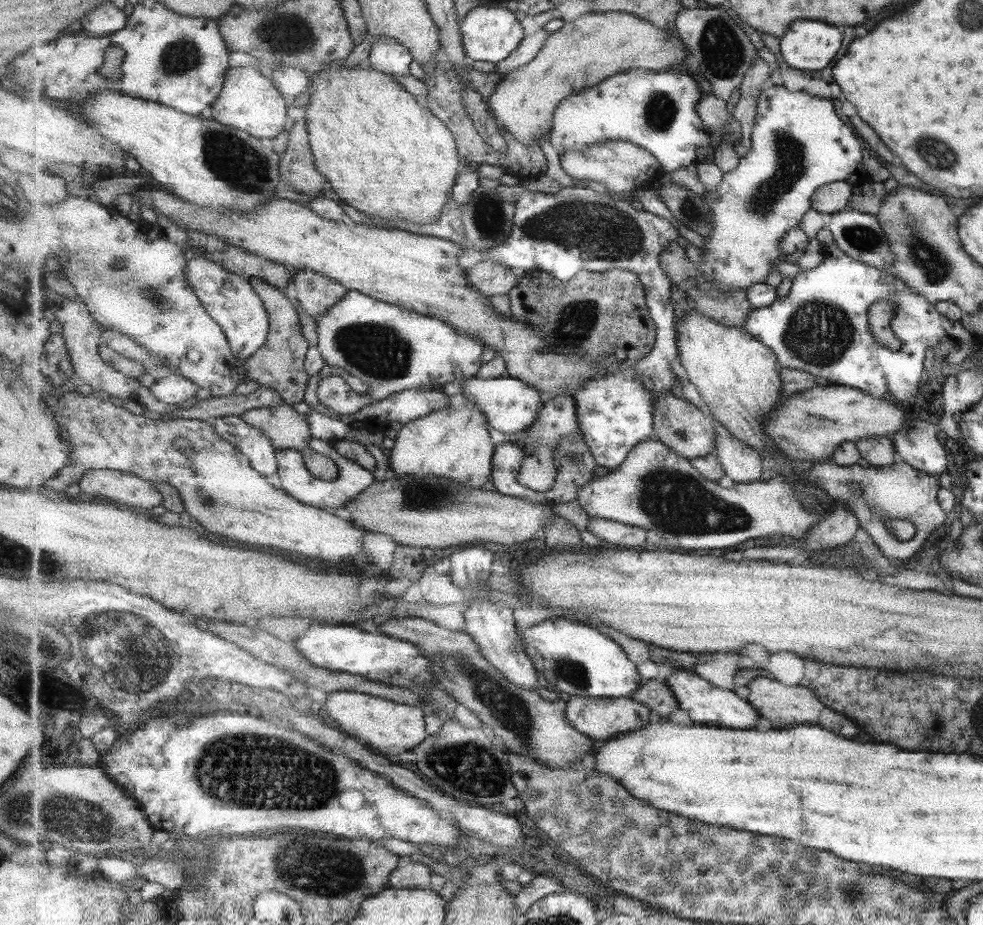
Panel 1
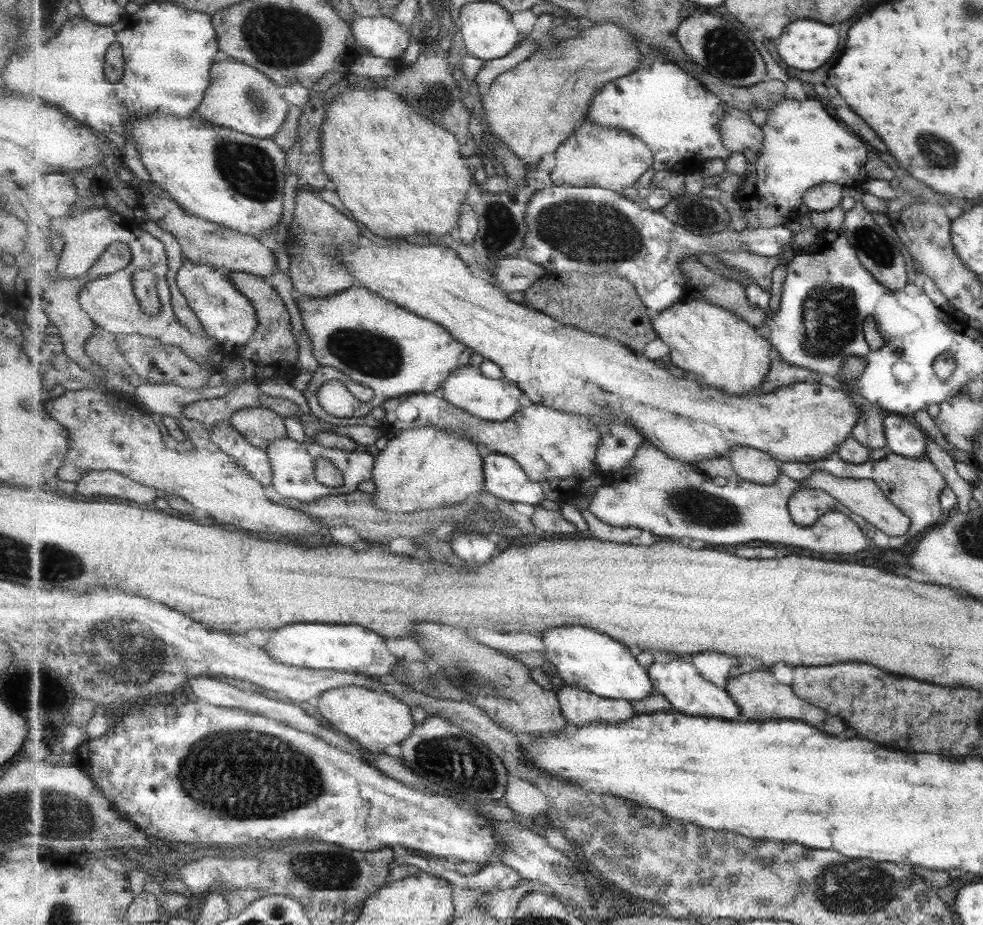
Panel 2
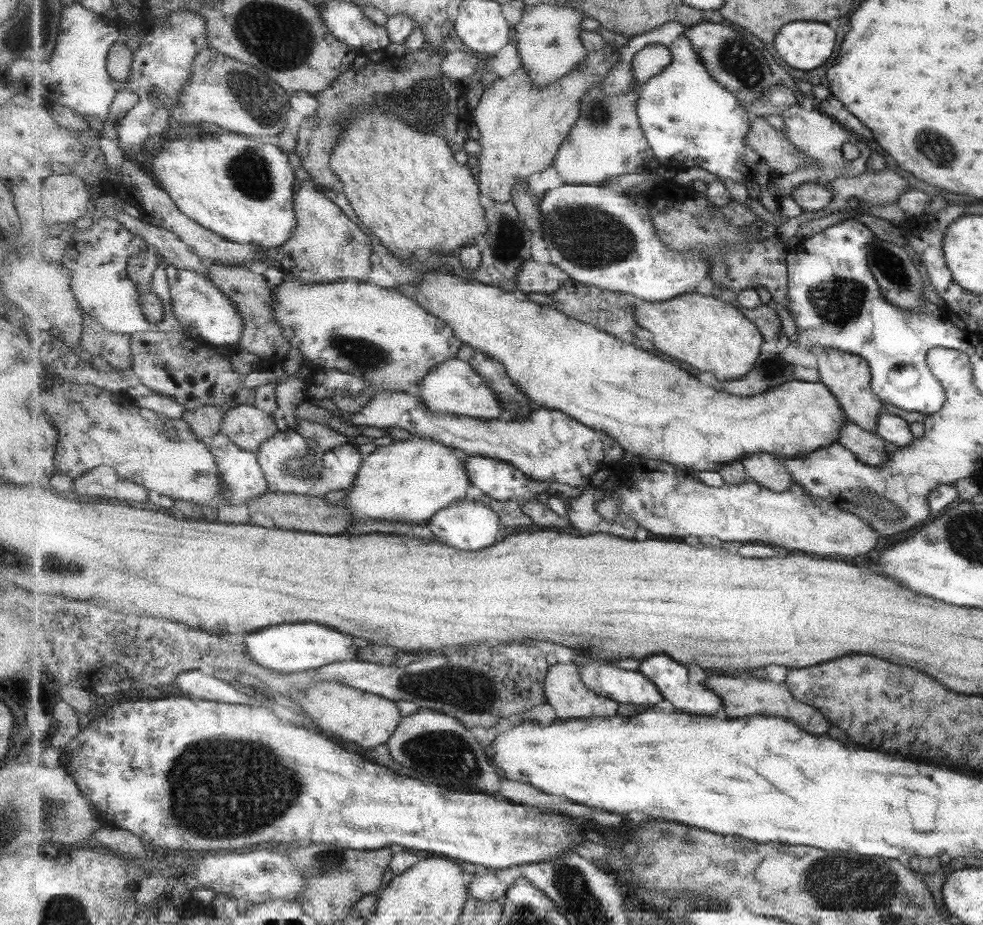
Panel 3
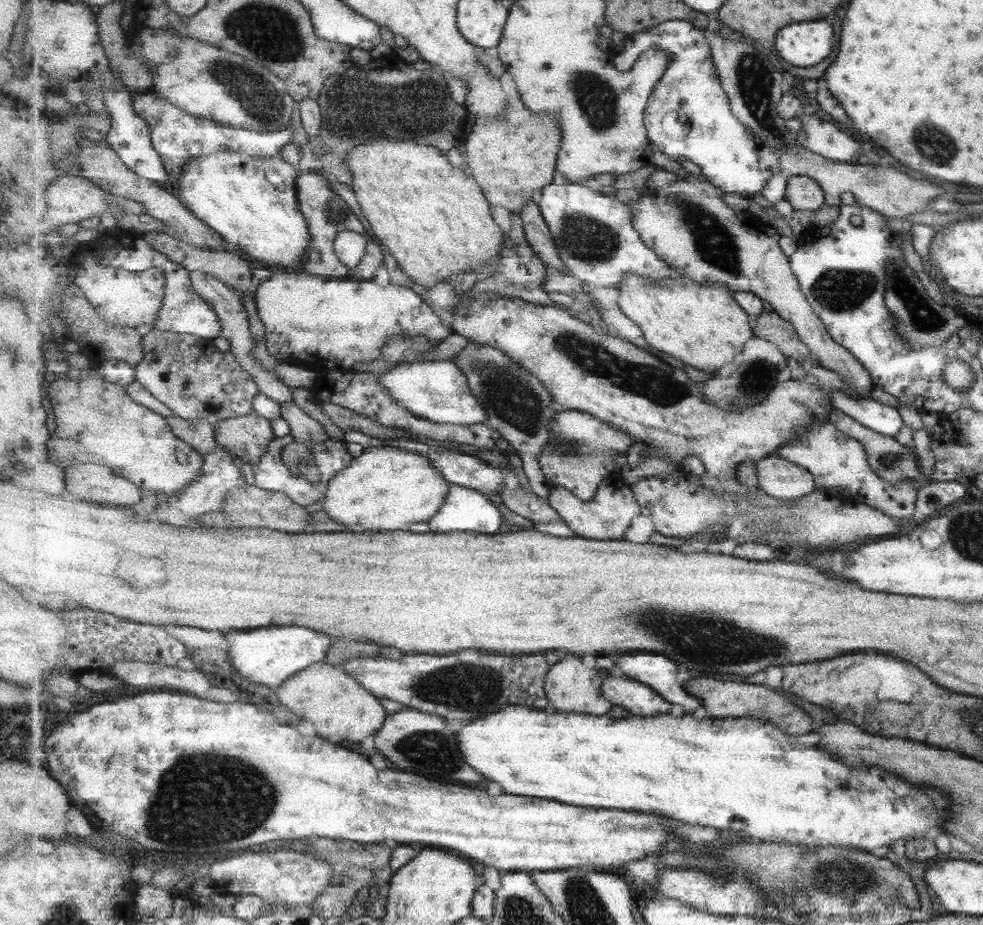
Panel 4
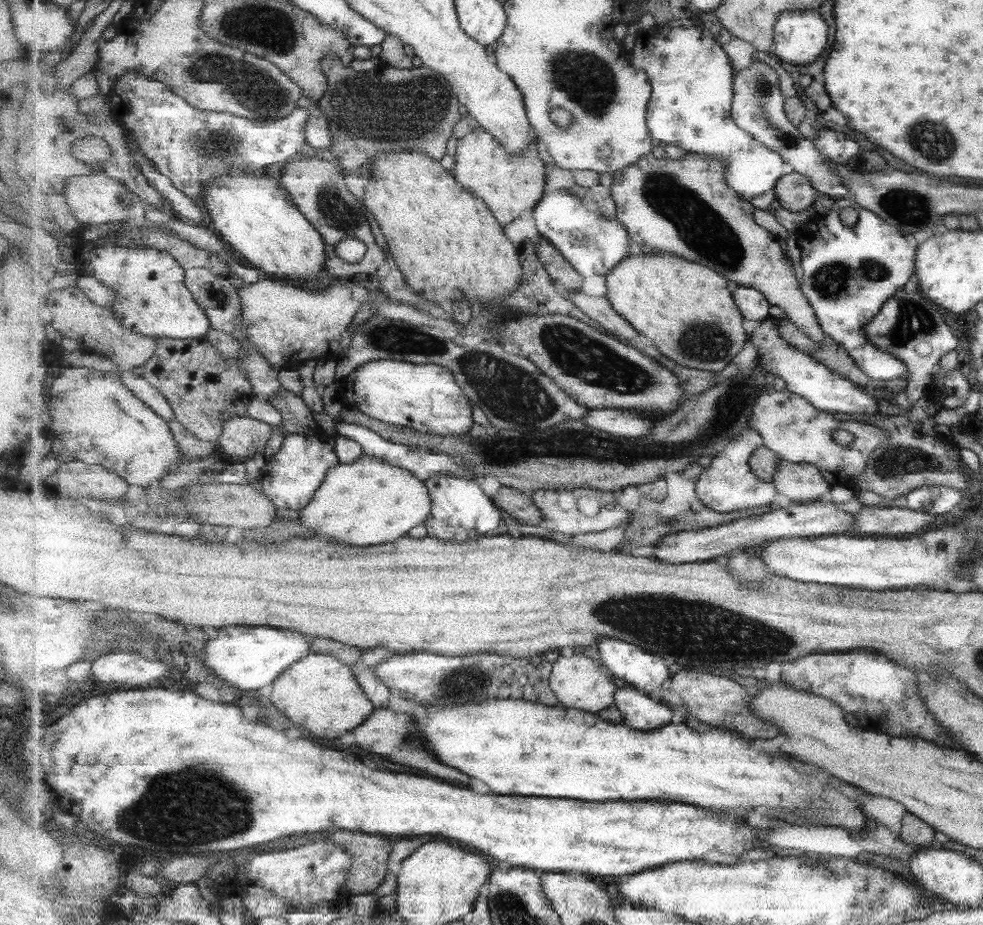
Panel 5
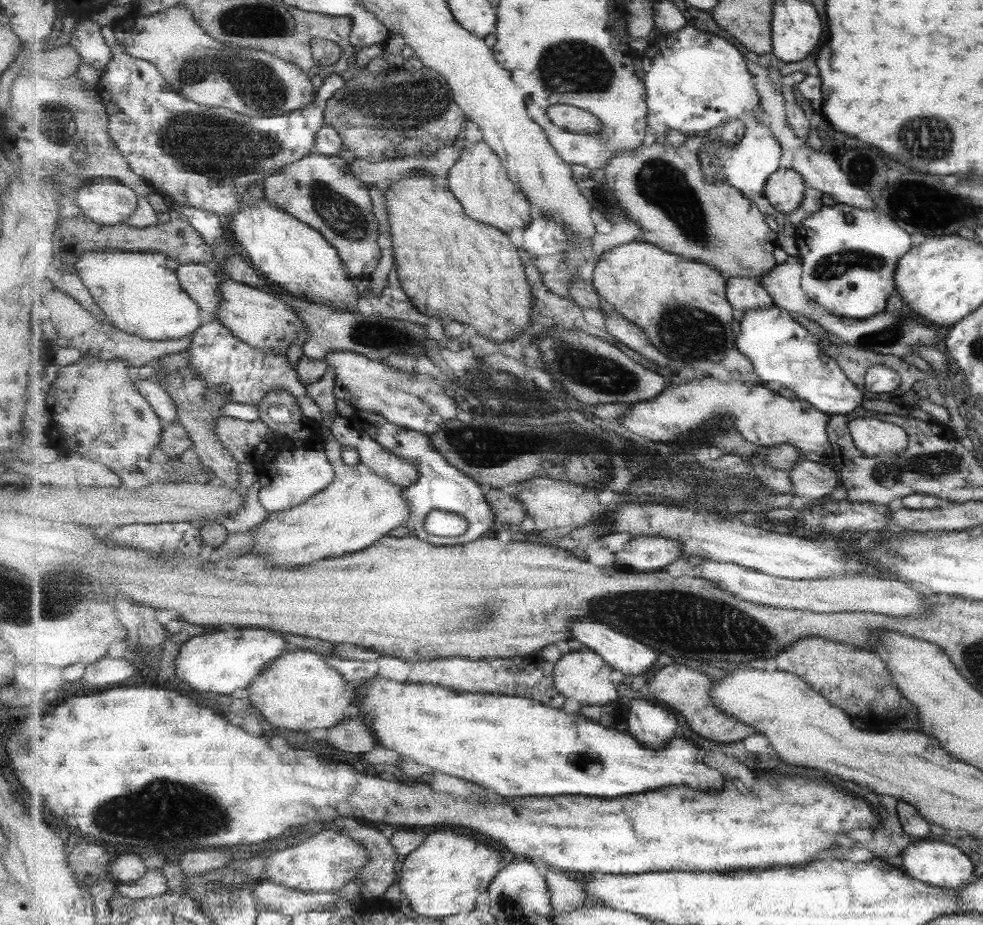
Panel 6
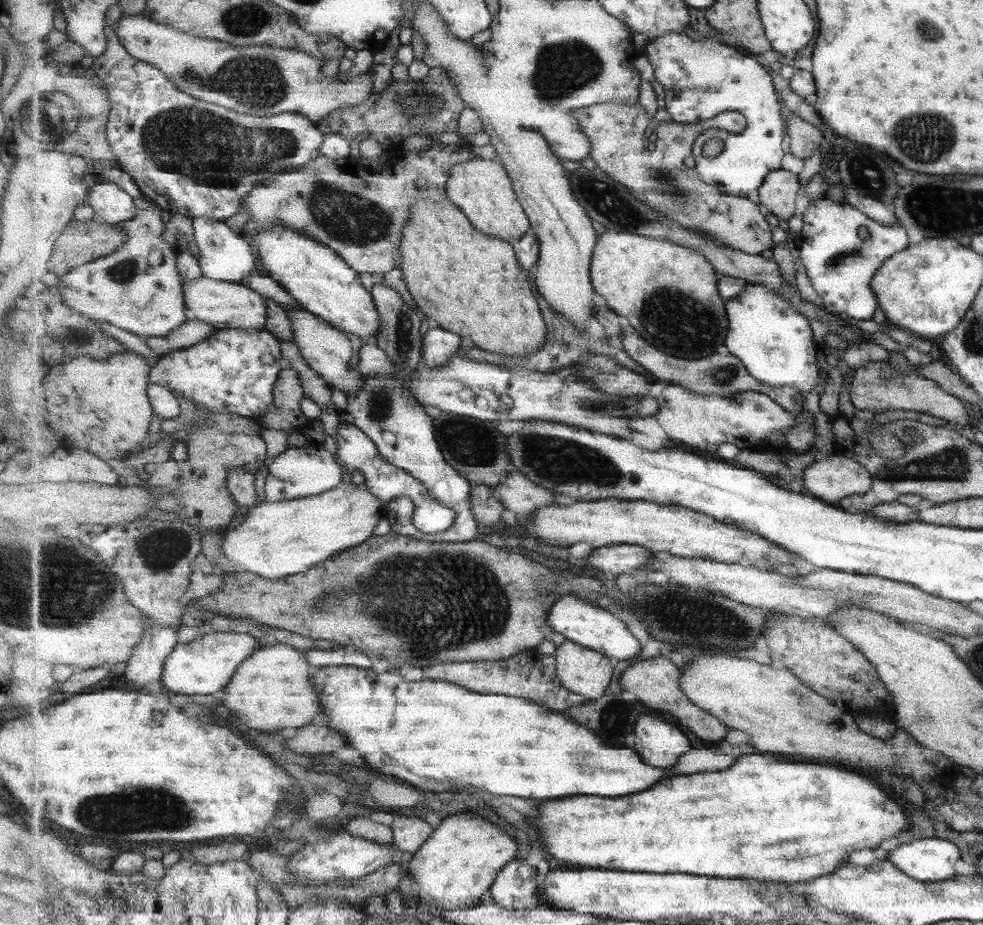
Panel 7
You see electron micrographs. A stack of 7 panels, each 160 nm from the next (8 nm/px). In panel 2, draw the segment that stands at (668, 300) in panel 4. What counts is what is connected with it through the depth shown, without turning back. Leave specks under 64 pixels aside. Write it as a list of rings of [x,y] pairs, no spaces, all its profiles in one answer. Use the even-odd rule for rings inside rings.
[[[681,300],[651,319],[658,338],[671,349],[673,367],[695,372],[697,381],[703,384],[732,395],[755,394],[754,390],[763,384],[771,368],[769,352],[772,344],[769,338],[761,337],[756,326],[717,304],[707,300]]]

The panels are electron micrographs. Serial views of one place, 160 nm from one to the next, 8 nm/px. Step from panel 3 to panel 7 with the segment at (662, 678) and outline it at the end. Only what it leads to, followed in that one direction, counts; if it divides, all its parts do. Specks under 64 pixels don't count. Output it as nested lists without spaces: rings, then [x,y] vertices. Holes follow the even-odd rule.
[[[569,592],[559,597],[551,607],[550,614],[548,624],[555,632],[560,632],[568,640],[600,654],[605,654],[615,661],[635,658],[643,648],[641,642],[629,632],[627,626],[619,618],[613,616],[608,609],[595,603],[588,603],[575,593]]]

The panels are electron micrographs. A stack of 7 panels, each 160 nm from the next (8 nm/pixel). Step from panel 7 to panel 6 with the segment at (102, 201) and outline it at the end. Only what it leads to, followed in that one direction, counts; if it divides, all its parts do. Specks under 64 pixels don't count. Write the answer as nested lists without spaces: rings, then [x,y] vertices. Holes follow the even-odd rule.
[[[111,180],[89,183],[79,188],[72,197],[92,221],[116,225],[130,222],[138,209],[138,195],[130,186]]]

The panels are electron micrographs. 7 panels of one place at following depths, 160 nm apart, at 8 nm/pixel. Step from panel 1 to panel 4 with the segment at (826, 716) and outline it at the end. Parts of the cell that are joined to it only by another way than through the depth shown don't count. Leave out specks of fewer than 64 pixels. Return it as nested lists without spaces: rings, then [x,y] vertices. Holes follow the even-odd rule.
[[[695,678],[683,682],[682,685],[686,687],[689,694],[702,700],[703,707],[711,717],[760,718],[775,724],[783,732],[791,735],[806,735],[813,730],[813,718],[777,689],[762,684],[722,681],[715,678]]]

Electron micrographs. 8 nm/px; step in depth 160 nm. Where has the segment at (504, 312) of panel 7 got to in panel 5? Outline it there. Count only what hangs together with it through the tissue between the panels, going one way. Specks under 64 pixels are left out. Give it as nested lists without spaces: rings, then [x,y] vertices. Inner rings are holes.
[[[424,151],[386,152],[385,154],[376,156],[371,161],[371,174],[365,186],[365,193],[362,200],[370,214],[373,214],[377,218],[377,222],[381,224],[381,228],[383,228],[382,234],[387,240],[388,248],[409,286],[428,302],[449,306],[450,303],[455,303],[456,300],[464,300],[466,298],[466,300],[473,303],[473,306],[477,307],[480,304],[487,304],[487,302],[497,300],[500,296],[513,294],[520,287],[520,281],[524,275],[524,268],[520,259],[521,248],[506,235],[504,226],[501,226],[498,218],[492,213],[492,210],[487,204],[485,204],[485,201],[477,198],[472,192],[466,190],[466,188],[463,188],[458,183],[458,180],[454,178],[453,172],[445,170],[439,161],[435,161],[433,157]]]

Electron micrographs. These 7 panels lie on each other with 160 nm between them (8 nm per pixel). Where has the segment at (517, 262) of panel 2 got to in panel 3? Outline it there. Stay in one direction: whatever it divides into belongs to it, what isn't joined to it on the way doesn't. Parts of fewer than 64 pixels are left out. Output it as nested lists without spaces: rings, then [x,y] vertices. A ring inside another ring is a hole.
[[[528,260],[518,272],[519,294],[541,292],[549,295],[563,288],[564,282],[571,280],[570,274],[557,265]]]

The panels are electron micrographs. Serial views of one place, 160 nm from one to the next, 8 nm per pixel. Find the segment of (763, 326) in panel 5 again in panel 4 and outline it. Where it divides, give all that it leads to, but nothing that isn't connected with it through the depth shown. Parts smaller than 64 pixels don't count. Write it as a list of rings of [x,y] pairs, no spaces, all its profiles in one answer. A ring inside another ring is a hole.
[[[835,391],[832,394],[832,406],[879,434],[893,437],[904,425],[896,408],[883,405],[870,397],[858,397],[855,393],[848,395]]]

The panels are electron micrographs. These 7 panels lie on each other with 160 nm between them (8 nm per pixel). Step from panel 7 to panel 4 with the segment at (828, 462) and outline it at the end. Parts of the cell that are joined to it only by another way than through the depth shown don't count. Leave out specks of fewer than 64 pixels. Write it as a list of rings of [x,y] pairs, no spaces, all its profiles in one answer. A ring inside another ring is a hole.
[[[774,455],[758,461],[759,489],[783,502],[797,501],[819,488],[810,470]]]

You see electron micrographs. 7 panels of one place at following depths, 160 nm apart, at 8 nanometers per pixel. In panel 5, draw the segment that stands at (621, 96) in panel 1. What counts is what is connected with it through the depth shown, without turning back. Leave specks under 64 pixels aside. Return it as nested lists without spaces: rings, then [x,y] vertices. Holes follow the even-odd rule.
[[[685,22],[669,25],[669,30],[665,30],[665,32],[659,26],[655,26],[651,30],[661,30],[661,32],[649,32],[649,29],[640,30],[635,46],[629,55],[631,59],[629,64],[637,70],[644,70],[653,86],[653,96],[650,99],[647,115],[651,136],[659,140],[663,146],[677,145],[689,154],[713,156],[715,160],[725,162],[727,164],[727,182],[747,201],[757,198],[769,190],[774,190],[779,179],[783,174],[785,175],[783,172],[785,160],[781,154],[759,142],[754,135],[744,131],[734,121],[732,109],[736,70],[734,64],[729,60],[729,56],[725,54],[723,46],[717,40],[713,40],[715,38],[713,32],[701,30],[701,28],[689,28],[689,24],[685,24]]]

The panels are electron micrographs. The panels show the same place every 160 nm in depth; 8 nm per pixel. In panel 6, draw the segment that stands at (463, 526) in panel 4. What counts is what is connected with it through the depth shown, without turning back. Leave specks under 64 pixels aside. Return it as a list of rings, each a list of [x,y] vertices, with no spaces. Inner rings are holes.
[[[363,411],[358,416],[365,432],[373,440],[379,442],[387,450],[398,454],[398,456],[402,456],[402,460],[414,464],[419,469],[420,477],[417,484],[404,487],[404,497],[407,500],[409,509],[411,509],[411,518],[409,518],[406,527],[412,536],[435,546],[453,546],[477,541],[486,534],[490,534],[490,530],[493,528],[493,524],[495,524],[495,513],[491,511],[491,504],[487,502],[487,488],[482,486],[474,478],[471,478],[470,475],[459,470],[459,468],[449,464],[445,460],[445,456],[441,456],[437,452],[437,449],[433,448],[431,438],[429,438],[428,434],[425,434],[423,431],[399,426],[394,422],[388,421],[382,414]],[[433,510],[439,510],[444,513],[451,512],[463,516],[469,524],[469,530],[463,536],[457,538],[437,537],[427,533],[426,520]]]

